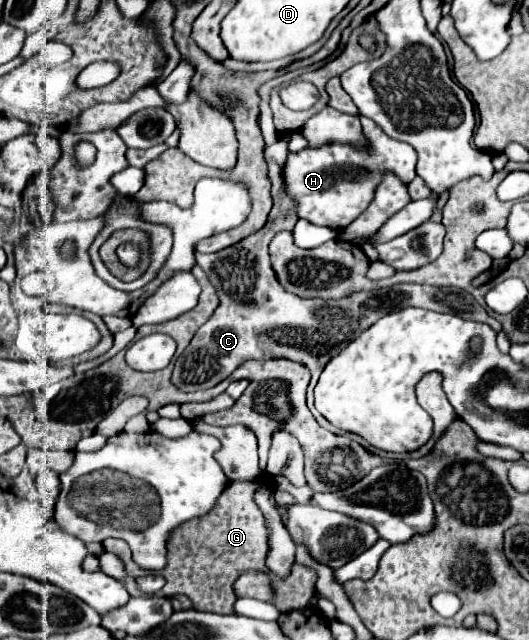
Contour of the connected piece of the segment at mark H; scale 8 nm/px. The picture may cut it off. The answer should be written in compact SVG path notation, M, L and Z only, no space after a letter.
M362 117L364 135L370 139L368 151L358 151L348 145L326 145L318 149L302 149L290 153L282 171L286 193L296 203L296 217L314 225L324 225L336 231L348 227L372 201L374 189L382 179L382 171L396 173L404 183L416 177L416 151L402 141L390 139L372 119Z

